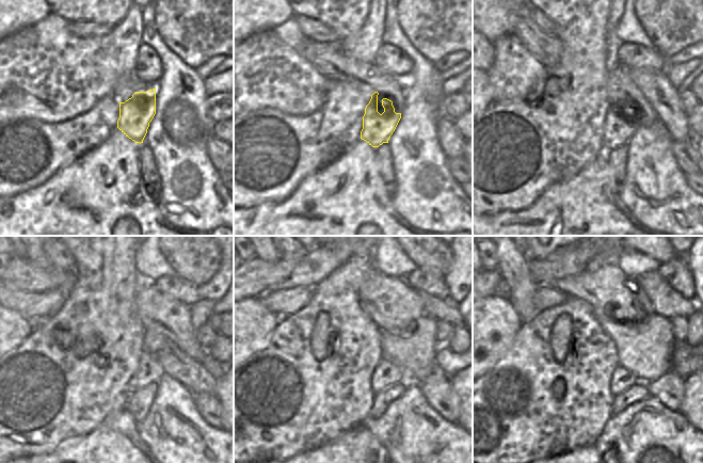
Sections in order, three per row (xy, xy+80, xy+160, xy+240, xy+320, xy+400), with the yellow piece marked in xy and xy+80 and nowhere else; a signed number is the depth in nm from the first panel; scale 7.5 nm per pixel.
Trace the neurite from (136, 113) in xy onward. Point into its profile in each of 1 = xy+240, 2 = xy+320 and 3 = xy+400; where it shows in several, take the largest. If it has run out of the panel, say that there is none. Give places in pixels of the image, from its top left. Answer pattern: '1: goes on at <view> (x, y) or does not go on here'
1: goes on at xy+240 (148, 371)
2: goes on at xy+320 (386, 373)
3: goes on at xy+400 (622, 379)

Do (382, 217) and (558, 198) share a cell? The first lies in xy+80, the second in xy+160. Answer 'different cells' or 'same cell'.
same cell

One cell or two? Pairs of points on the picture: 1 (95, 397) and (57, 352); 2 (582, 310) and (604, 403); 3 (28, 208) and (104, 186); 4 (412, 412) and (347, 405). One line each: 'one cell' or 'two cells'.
1: one cell
2: one cell
3: one cell
4: two cells

